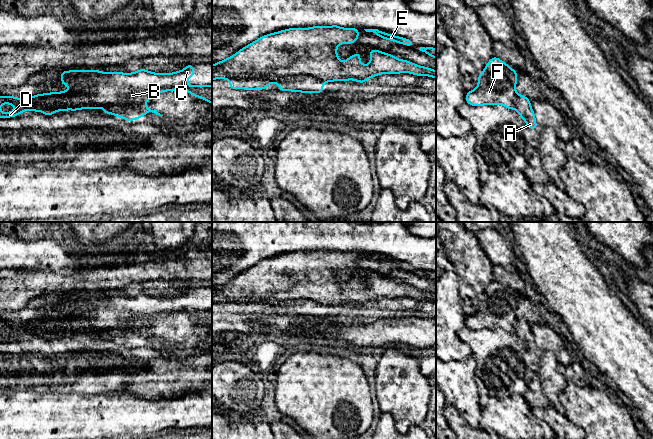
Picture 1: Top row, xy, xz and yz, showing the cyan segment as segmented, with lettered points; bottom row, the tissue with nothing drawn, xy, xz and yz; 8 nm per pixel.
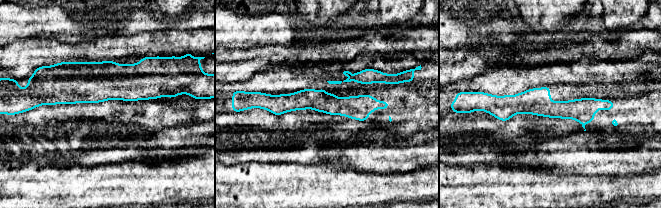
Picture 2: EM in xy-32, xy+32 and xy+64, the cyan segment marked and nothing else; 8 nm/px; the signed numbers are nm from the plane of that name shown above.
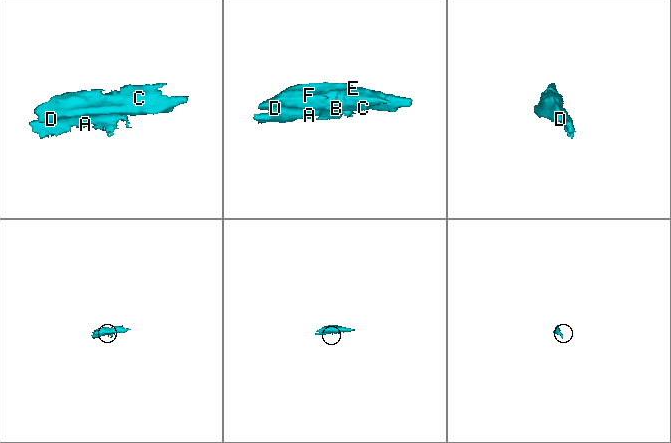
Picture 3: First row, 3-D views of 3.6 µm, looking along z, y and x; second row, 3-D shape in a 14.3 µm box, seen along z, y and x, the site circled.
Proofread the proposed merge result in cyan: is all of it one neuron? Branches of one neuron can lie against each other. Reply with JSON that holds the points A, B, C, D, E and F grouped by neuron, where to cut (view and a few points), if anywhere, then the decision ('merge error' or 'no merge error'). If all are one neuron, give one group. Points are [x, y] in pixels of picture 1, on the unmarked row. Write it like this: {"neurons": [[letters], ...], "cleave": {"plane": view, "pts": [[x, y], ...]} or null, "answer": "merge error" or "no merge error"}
{"neurons": [["A"], ["B", "C", "D", "E", "F"]], "cleave": {"plane": "xz", "pts": [[232, 302], [283, 303], [314, 301], [324, 305]]}, "answer": "merge error"}

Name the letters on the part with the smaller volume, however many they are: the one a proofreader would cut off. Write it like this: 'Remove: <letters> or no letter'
Remove: A

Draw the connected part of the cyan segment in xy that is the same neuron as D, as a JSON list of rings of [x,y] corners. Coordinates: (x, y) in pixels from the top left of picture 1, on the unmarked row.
[[[188,288],[183,294],[179,294],[173,297],[155,297],[141,292],[136,296],[122,297],[122,296],[110,296],[93,294],[69,294],[62,295],[60,298],[60,304],[64,310],[80,310],[80,313],[69,313],[65,316],[58,314],[52,315],[48,318],[36,318],[28,322],[17,322],[14,320],[0,320],[0,329],[10,328],[16,332],[15,335],[9,335],[3,337],[0,334],[0,342],[12,342],[16,341],[24,335],[33,336],[33,331],[39,331],[44,328],[53,328],[56,330],[63,330],[66,334],[70,333],[71,328],[75,328],[78,324],[83,326],[83,330],[88,333],[100,333],[104,331],[112,330],[130,330],[139,329],[147,326],[152,321],[160,316],[174,315],[174,314],[186,314],[189,318],[206,324],[212,328],[212,309],[195,309],[188,310],[188,302],[194,301],[195,295],[193,288]]]

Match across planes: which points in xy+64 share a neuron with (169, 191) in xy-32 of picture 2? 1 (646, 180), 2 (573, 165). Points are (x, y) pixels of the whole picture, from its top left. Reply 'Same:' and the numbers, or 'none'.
Same: 1

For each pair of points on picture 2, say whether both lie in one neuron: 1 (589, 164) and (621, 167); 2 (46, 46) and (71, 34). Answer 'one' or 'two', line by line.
1: one
2: two

